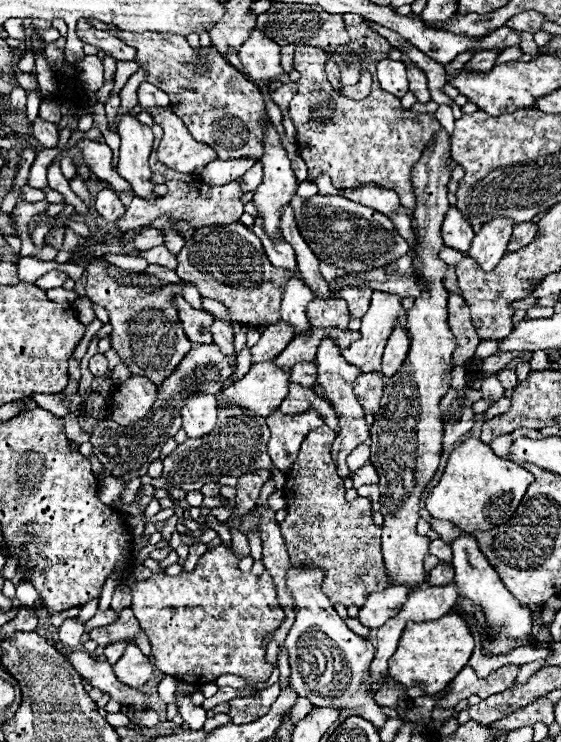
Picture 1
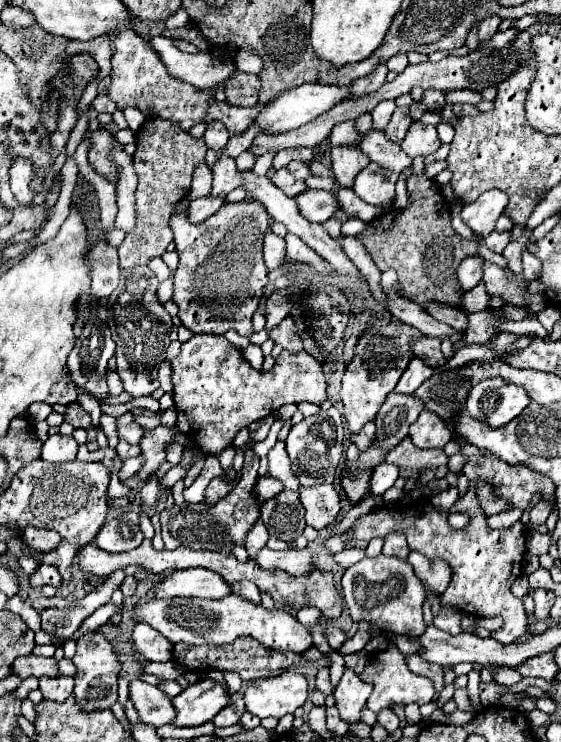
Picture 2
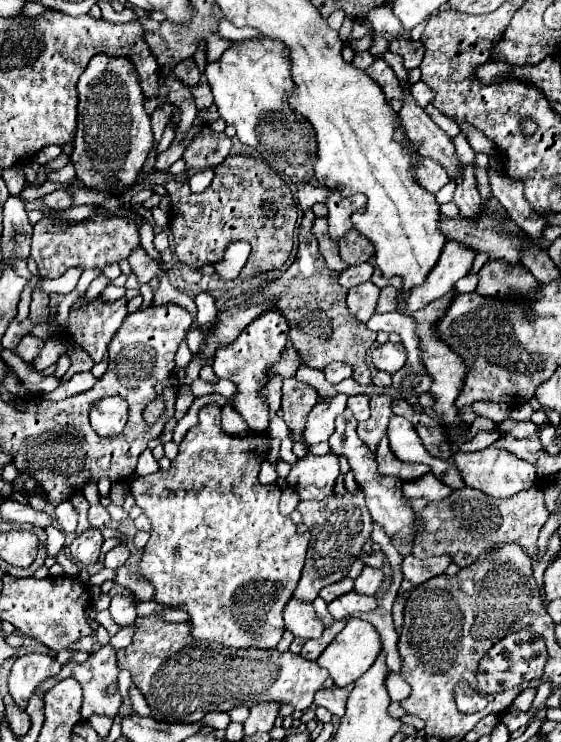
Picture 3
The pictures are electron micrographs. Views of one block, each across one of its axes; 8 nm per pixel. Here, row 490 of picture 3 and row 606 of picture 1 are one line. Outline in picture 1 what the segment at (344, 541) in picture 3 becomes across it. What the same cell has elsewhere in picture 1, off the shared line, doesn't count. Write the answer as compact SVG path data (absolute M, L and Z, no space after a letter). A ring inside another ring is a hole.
M320 426L304 438L296 464L290 468L288 480L282 488L288 502L288 514L280 528L290 560L296 568L304 568L308 562L324 570L322 592L332 604L362 608L372 592L390 586L390 578L380 550L380 528L372 524L370 500L344 500L342 478L336 474L336 466L330 458L334 436L336 432L332 428Z

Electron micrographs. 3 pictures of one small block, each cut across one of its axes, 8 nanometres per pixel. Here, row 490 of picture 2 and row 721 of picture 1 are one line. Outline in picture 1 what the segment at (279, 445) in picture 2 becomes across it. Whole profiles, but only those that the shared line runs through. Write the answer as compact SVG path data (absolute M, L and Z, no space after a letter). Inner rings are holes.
M296 696L296 704L292 706L292 720L294 720L294 722L302 720L310 710L312 710L310 700L306 700L306 698L302 698L302 696Z

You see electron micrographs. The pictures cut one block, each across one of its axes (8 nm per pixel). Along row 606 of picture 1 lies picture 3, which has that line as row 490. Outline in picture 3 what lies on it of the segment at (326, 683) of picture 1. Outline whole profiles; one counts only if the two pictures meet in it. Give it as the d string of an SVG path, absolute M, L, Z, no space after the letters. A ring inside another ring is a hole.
M310 454L292 466L288 482L302 500L322 500L328 494L332 494L338 476L340 462L336 454L326 456Z

